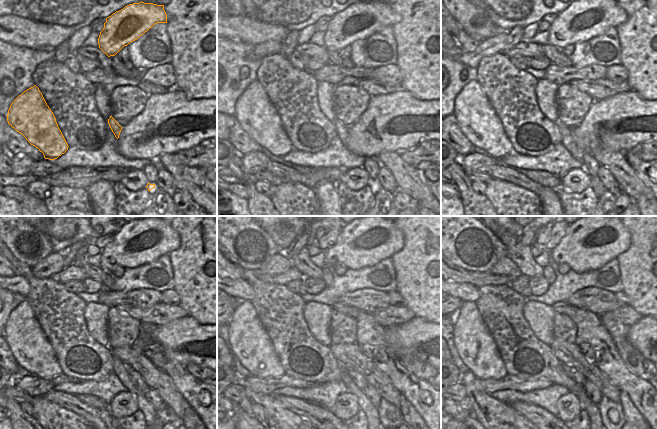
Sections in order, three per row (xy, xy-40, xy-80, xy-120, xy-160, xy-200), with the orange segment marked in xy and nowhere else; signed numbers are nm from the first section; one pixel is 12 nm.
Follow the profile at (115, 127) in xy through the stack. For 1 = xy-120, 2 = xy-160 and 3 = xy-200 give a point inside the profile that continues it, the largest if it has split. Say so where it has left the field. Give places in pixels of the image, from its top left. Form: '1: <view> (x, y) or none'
1: xy-120 (149, 412)
2: xy-160 (365, 405)
3: xy-200 (592, 409)

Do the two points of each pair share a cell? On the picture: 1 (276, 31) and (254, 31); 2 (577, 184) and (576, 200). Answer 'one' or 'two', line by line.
1: one
2: two

